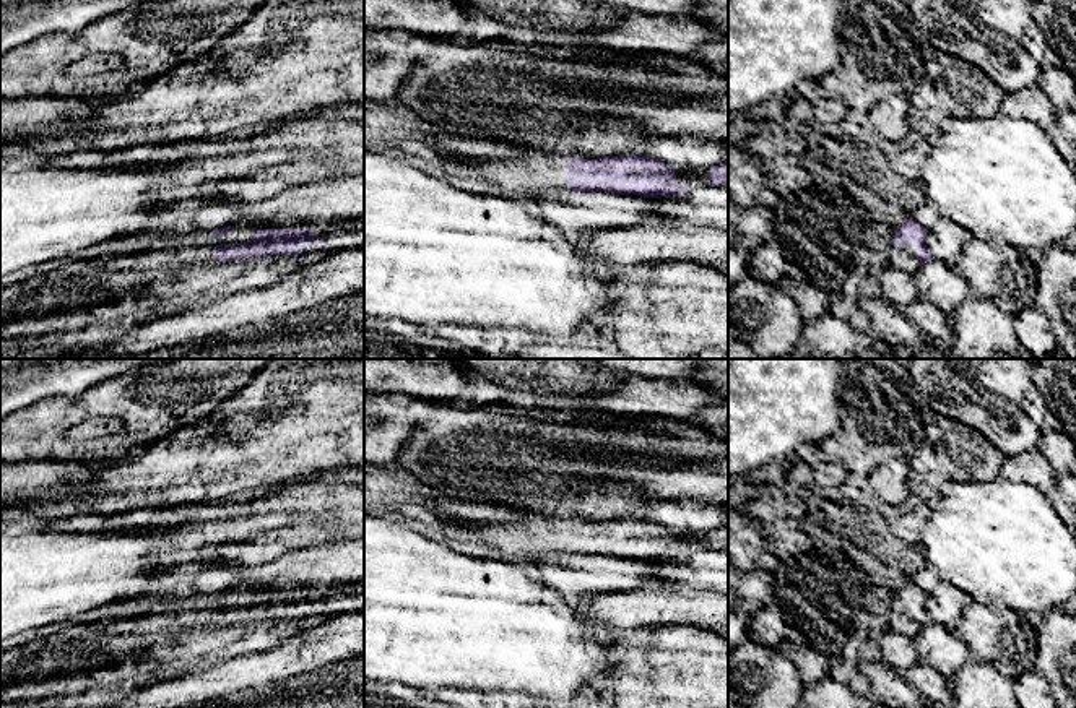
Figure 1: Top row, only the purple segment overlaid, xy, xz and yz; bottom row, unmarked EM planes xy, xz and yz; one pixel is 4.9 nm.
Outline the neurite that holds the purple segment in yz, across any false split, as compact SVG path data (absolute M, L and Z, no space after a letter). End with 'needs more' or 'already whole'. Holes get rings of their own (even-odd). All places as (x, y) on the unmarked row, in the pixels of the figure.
M912 580L896 589L889 611L889 628L909 638L915 638L925 625L931 624L925 601L926 593Z | needs more

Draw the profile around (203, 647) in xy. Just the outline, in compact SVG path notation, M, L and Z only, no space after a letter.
M322 602L312 611L301 611L299 619L265 619L252 620L232 625L208 625L185 630L174 638L167 638L156 645L146 646L138 653L132 653L128 658L120 661L124 676L148 674L151 682L158 680L176 680L195 671L218 666L234 658L247 654L257 654L268 651L289 641L296 633L322 622L322 612L327 604Z

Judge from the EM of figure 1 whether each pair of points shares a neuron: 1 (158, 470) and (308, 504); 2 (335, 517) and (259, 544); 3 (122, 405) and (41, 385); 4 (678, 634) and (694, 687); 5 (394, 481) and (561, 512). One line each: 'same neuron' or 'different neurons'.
1: different neurons
2: same neuron
3: different neurons
4: same neuron
5: different neurons

